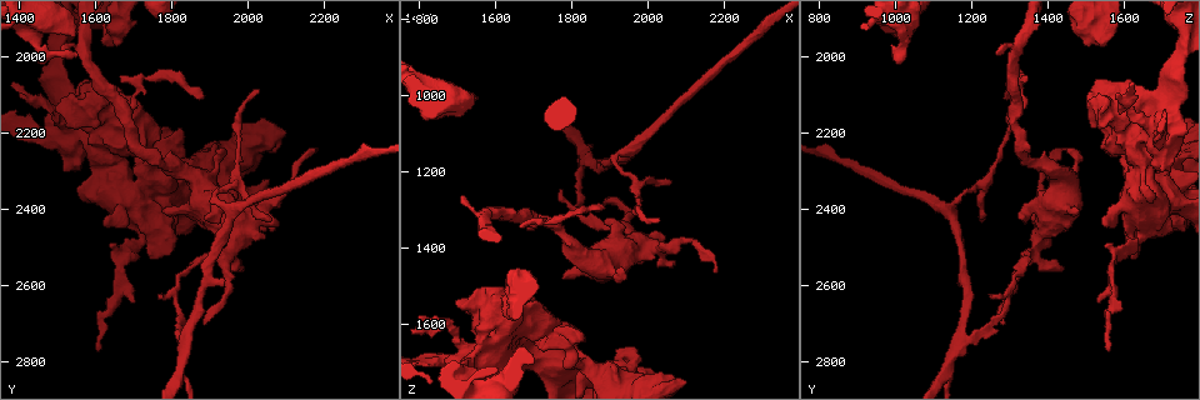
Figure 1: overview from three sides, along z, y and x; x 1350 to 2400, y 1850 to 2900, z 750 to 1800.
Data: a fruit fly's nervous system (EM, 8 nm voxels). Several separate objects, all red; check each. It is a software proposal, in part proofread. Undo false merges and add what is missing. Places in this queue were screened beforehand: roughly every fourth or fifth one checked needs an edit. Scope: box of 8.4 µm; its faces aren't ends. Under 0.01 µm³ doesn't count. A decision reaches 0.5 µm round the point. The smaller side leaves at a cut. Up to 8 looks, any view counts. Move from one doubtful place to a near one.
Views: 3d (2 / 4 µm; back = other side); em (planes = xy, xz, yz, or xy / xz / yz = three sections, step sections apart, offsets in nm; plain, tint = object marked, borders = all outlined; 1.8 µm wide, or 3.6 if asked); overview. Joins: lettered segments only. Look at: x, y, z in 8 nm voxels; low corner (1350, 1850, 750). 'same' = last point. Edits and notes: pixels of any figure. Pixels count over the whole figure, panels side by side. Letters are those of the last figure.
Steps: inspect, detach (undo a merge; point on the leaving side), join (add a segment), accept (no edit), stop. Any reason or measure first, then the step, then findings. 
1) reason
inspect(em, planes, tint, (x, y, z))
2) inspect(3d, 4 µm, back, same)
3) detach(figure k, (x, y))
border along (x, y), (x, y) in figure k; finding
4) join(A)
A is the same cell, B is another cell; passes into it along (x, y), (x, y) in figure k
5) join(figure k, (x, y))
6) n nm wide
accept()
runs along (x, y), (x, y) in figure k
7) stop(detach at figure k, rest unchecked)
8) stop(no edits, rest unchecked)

free end
inspect(em, 3.6 µm, yz, step 16, borders, (1535, 1940, 1020))

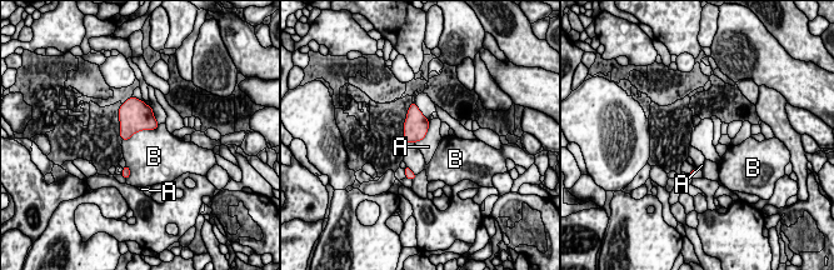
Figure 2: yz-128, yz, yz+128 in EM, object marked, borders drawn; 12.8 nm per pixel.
B touches over 420 nm
accept()
A and B are other cells; no lettered segment goes on from it

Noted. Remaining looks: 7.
sharp bend
inspect(em, planes, borders, (1745, 2225, 1630))

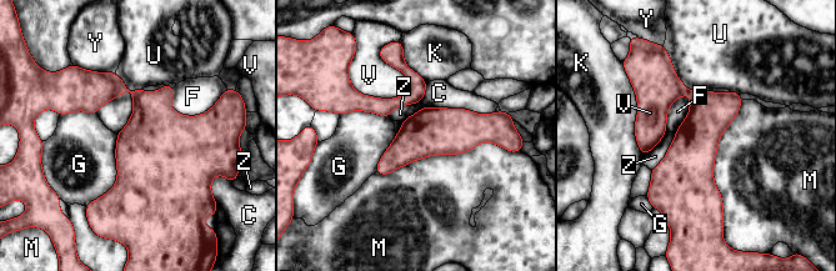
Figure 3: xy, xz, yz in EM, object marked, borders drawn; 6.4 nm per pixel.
accept()
C, F, G, K, M, U, V, Y and Z are other cells; border along (676, 133), (666, 155), (651, 170) in figure 3; one neuron here

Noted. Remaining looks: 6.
branch stops here
inspect(3d, 4 µm, (1630, 2445, 1540))

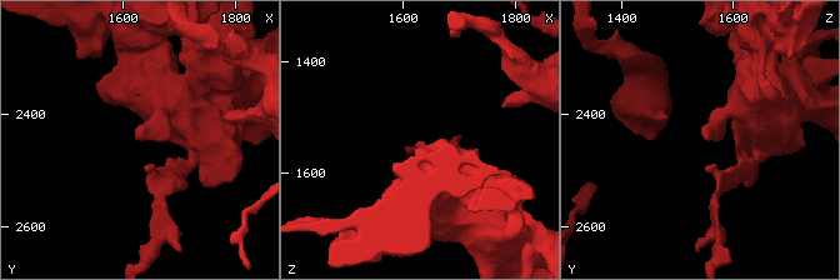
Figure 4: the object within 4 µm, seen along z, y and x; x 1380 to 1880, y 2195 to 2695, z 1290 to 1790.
inspect(em, yz, step 16, borders, (1625, 2440, 1545))

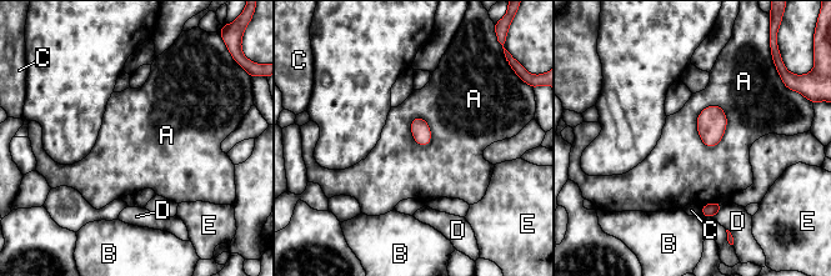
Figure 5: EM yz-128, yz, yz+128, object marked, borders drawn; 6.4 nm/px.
A touches over 300 nm
accept()
A, B, C, D and E are other cells; border along (717, 104), (726, 130), (710, 149) in figure 5; none of them fits

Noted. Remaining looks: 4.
stop(no edits, rest unchecked)

